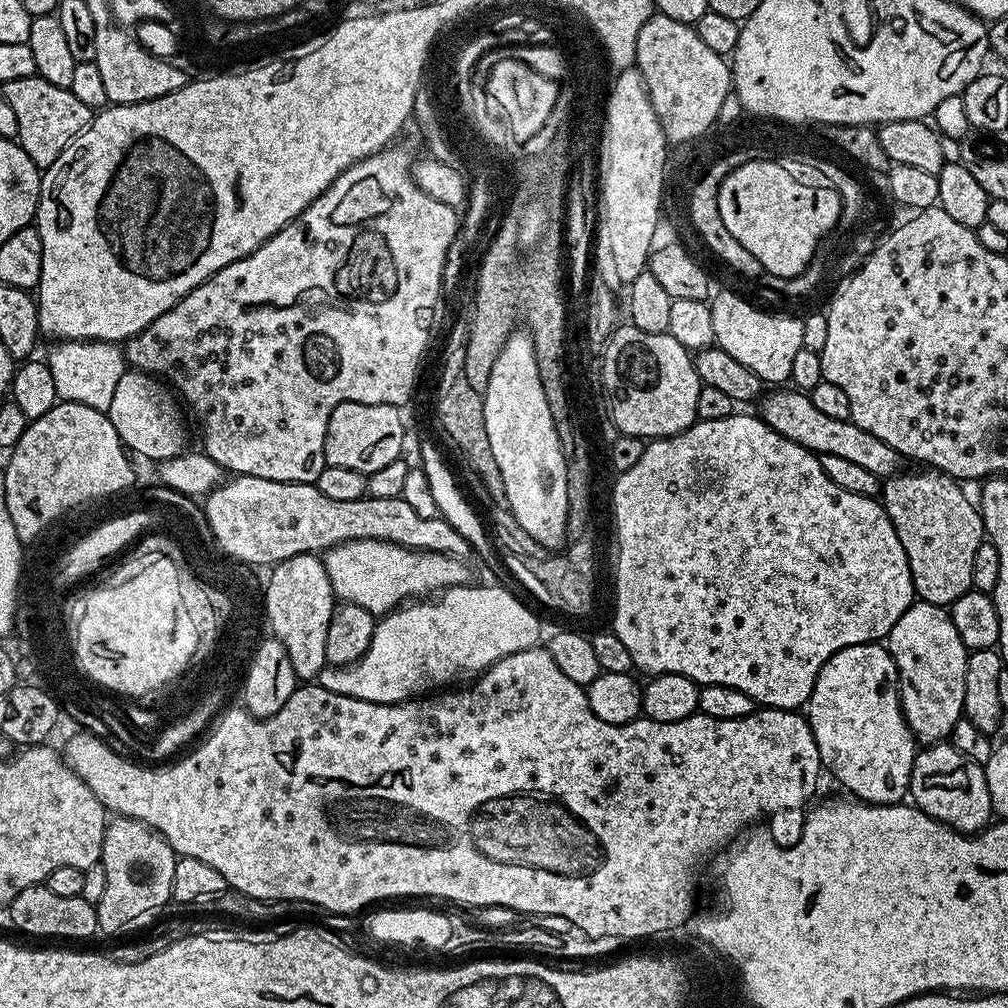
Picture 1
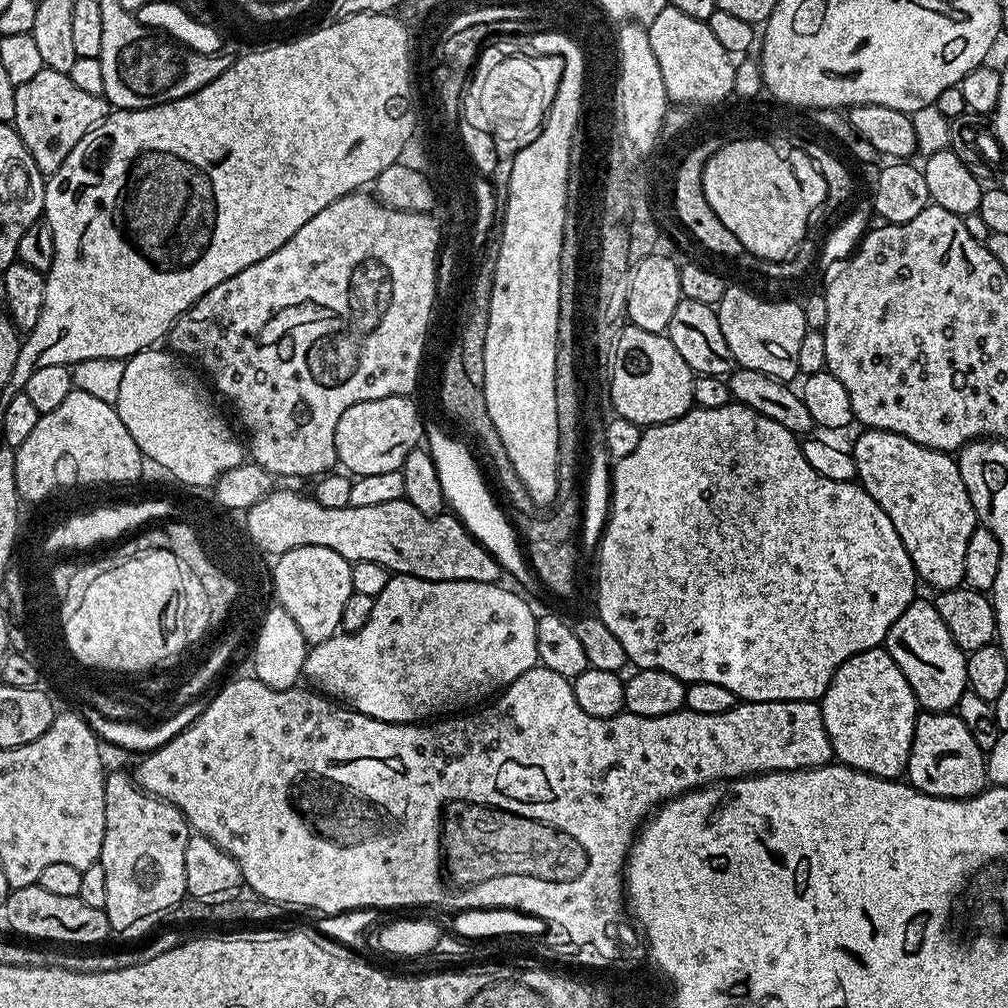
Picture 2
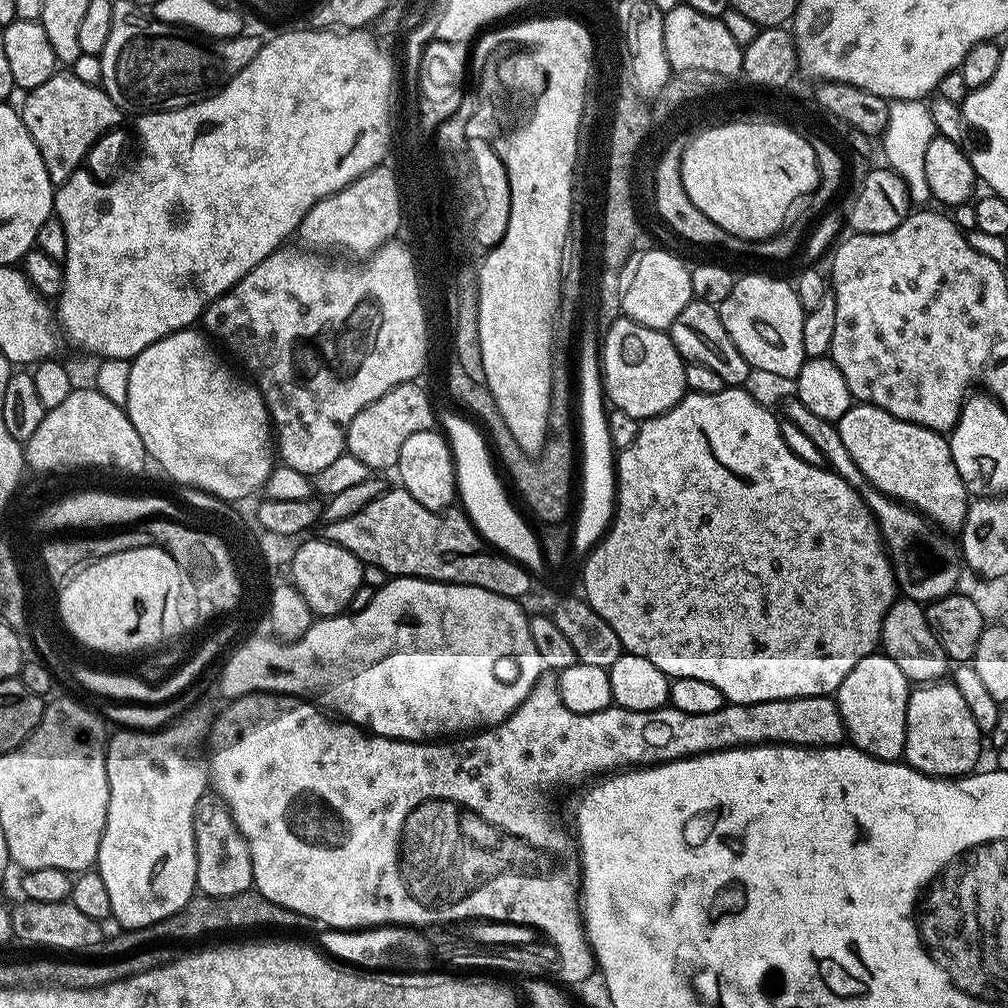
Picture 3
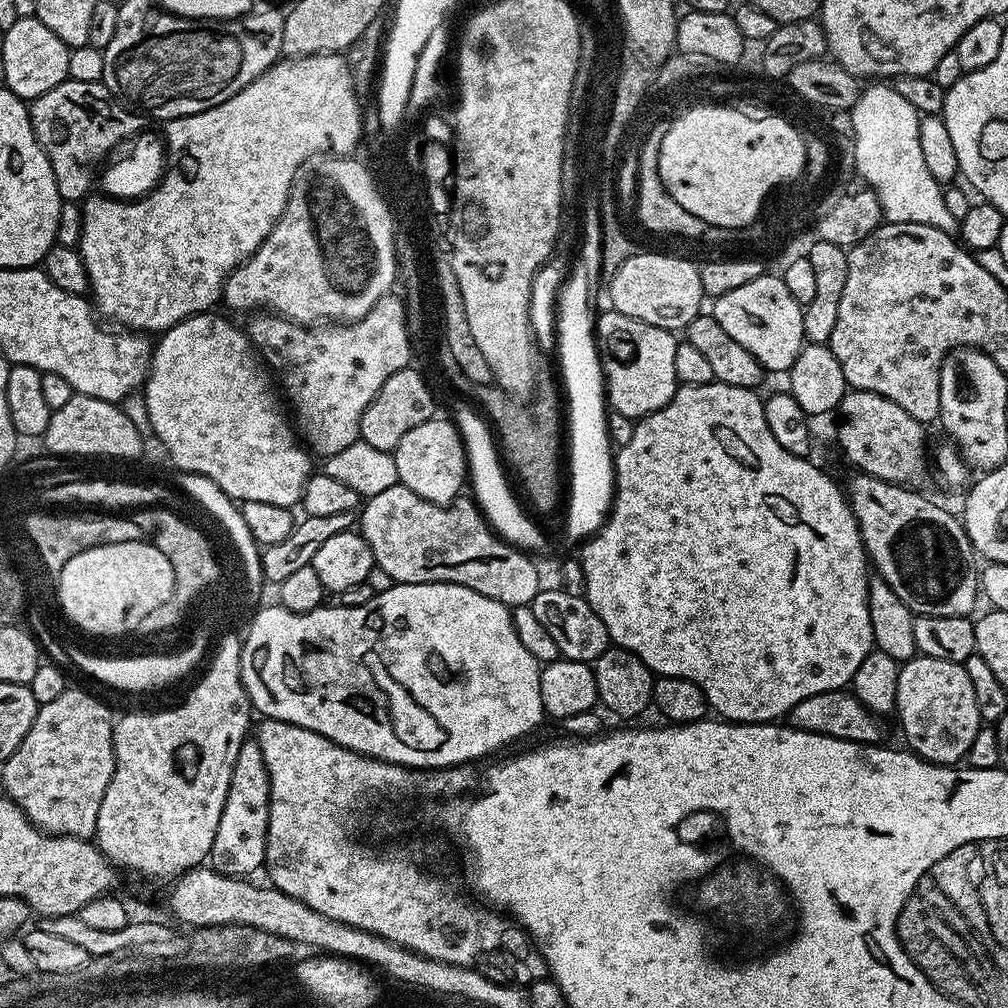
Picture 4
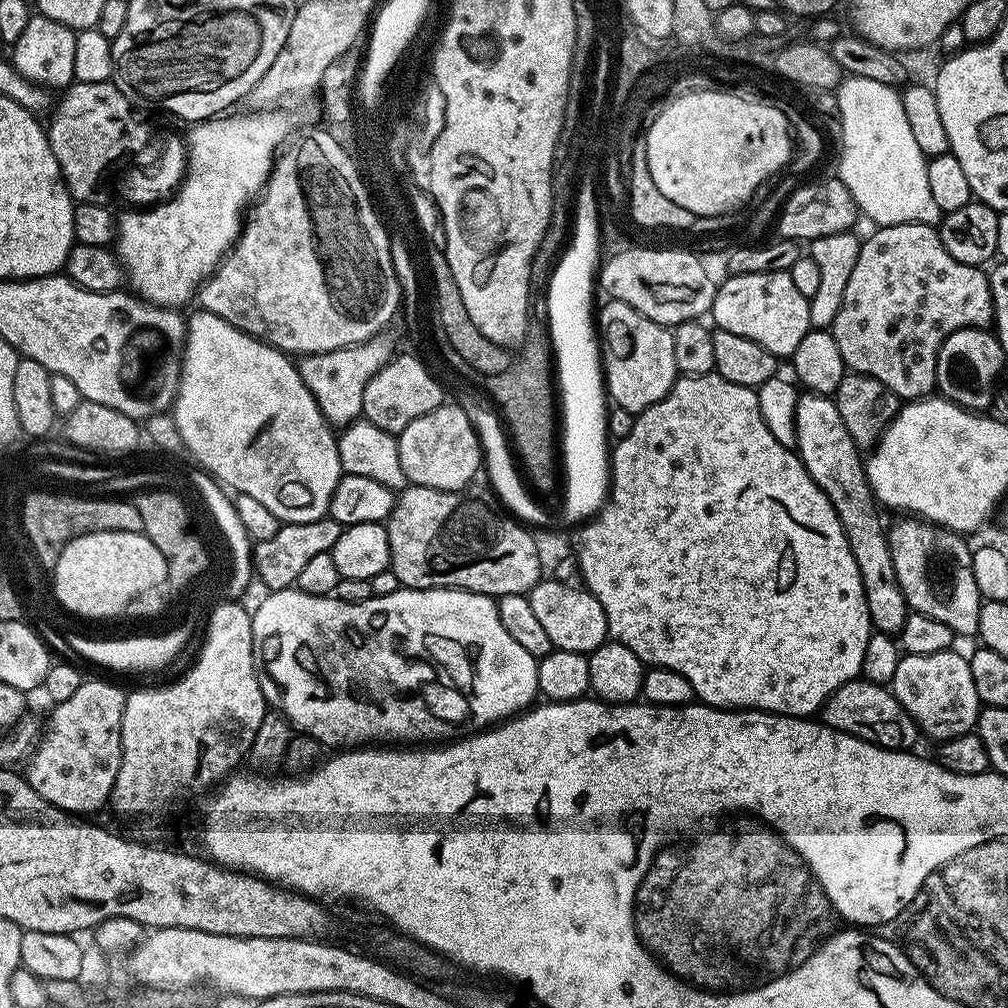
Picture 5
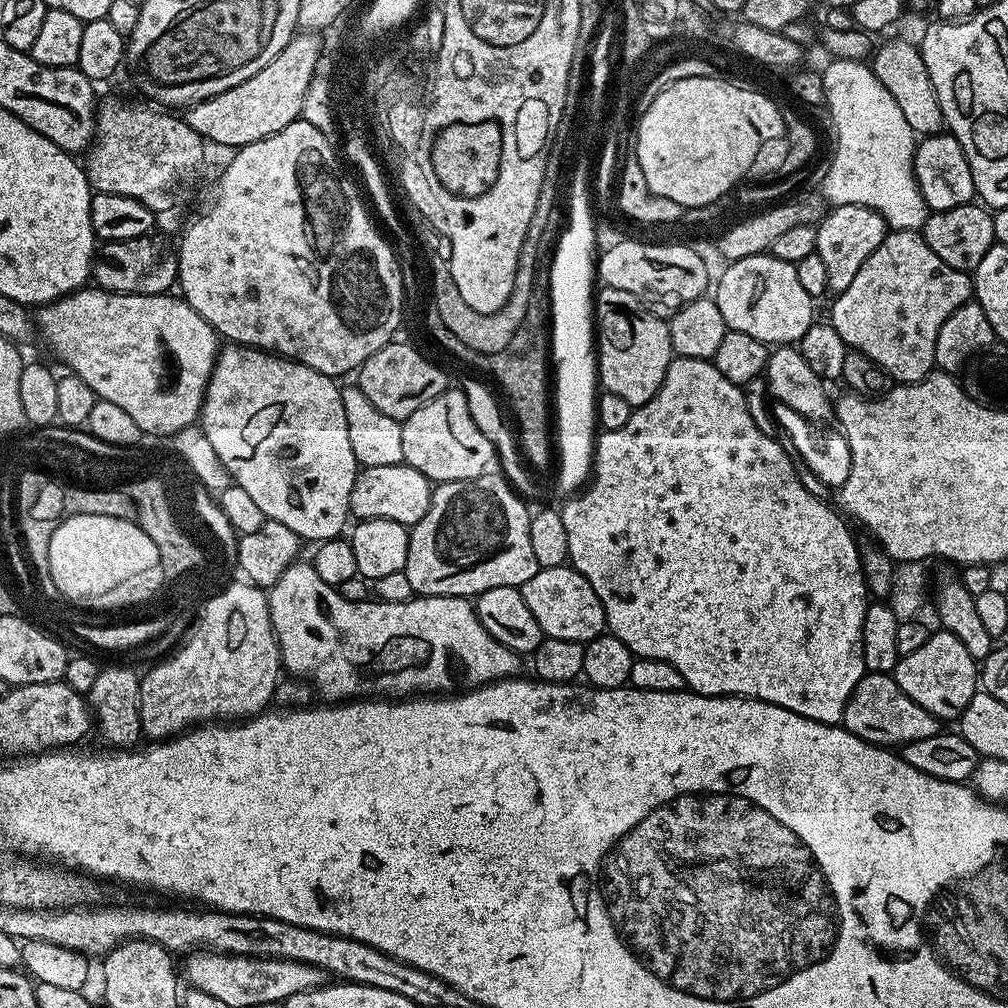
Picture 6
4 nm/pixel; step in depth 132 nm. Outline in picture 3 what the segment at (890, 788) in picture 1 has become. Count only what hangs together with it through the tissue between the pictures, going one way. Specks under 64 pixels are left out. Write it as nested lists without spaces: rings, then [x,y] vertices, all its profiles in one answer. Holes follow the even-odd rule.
[[[883,651],[862,658],[842,678],[834,699],[844,723],[847,739],[860,751],[879,760],[899,761],[904,755],[906,742],[906,714],[908,713],[909,673],[898,666]]]

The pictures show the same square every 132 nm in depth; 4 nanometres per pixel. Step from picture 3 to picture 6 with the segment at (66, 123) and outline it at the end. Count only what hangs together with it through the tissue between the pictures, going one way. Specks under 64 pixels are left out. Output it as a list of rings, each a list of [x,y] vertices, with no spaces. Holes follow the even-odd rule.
[[[108,100],[105,104],[103,101],[96,109],[96,135],[86,152],[86,171],[88,182],[96,192],[122,194],[141,200],[152,213],[160,214],[191,198],[196,175],[200,172],[200,163],[204,160],[206,141],[189,126],[187,119],[180,117],[179,120],[176,117],[179,115],[168,110],[156,111],[160,112],[151,112],[140,104],[131,108],[120,100]]]

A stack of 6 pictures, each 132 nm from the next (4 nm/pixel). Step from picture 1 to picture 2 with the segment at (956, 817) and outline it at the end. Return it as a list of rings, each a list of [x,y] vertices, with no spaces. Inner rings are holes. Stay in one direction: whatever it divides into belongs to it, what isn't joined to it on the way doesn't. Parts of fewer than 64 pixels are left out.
[[[924,712],[916,717],[912,749],[908,755],[907,783],[938,798],[969,800],[988,784],[986,754],[966,730],[966,722],[952,712]]]

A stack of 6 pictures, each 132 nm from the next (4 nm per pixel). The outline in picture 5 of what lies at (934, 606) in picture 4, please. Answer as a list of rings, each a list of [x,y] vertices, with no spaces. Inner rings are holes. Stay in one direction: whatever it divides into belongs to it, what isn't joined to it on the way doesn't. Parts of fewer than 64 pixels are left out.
[[[906,516],[897,520],[900,521],[893,527],[891,525],[887,531],[888,546],[894,562],[898,586],[906,598],[909,609],[926,614],[930,618],[938,618],[938,622],[946,622],[946,626],[950,626],[957,637],[975,637],[978,630],[978,610],[982,599],[978,592],[978,585],[974,582],[973,549],[968,546],[965,541],[967,539],[961,533],[952,532],[949,528],[917,517]]]

